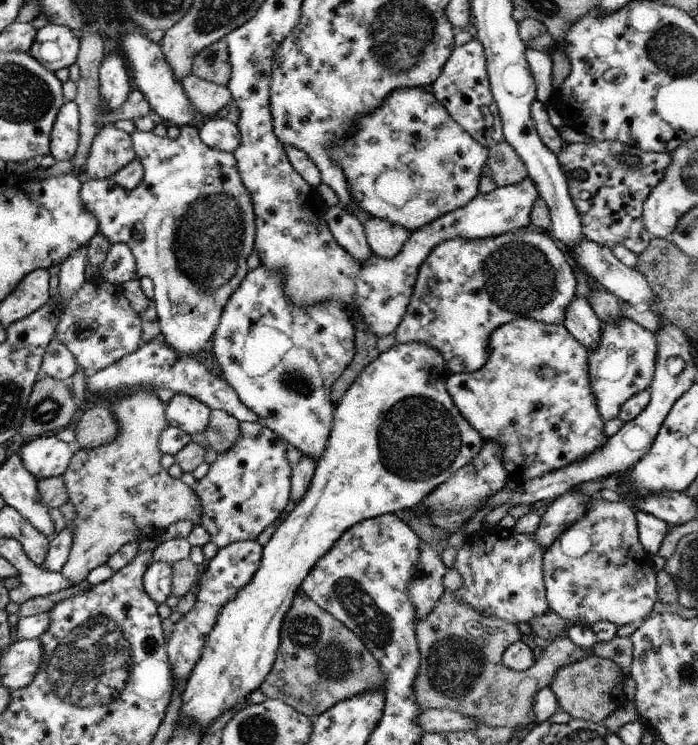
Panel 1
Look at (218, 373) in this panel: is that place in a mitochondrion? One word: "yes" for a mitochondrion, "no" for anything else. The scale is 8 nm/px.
no

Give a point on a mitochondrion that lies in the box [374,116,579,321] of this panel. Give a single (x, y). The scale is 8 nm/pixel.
(519, 278)

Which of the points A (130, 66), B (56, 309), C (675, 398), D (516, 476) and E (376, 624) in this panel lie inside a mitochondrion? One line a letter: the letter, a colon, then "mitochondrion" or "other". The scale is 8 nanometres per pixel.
A: other
B: other
C: other
D: other
E: mitochondrion

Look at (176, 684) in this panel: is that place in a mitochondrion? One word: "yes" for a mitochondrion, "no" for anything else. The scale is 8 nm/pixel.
no

